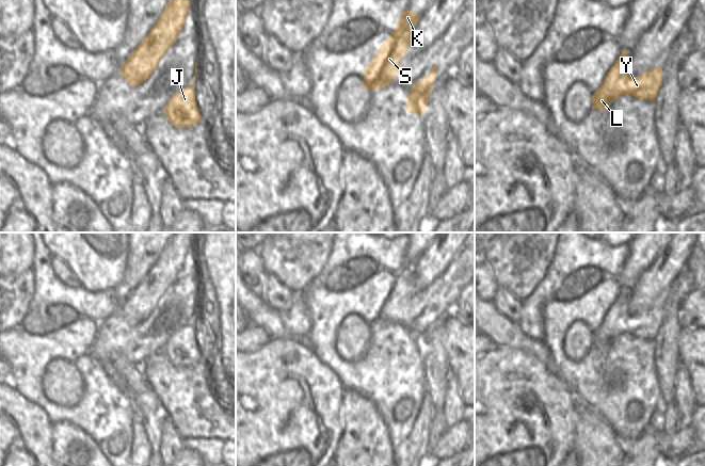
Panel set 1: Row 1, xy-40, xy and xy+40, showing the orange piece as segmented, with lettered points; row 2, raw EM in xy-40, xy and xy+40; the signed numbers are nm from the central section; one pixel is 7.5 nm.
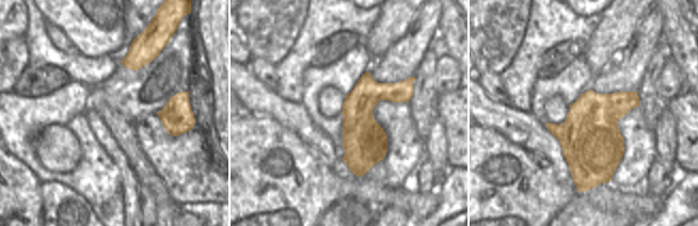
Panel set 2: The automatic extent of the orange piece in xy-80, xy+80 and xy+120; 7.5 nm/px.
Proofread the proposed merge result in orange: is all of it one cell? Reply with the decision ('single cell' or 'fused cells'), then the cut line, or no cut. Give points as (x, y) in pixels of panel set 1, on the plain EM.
fused cells | xy (418, 321), (417, 330), (409, 333)

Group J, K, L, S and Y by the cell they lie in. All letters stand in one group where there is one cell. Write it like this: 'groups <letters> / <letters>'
groups J / K L S Y

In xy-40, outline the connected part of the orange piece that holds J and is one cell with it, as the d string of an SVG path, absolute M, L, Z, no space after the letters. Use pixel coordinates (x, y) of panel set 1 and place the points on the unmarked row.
M195 314L193 324L188 324L174 333L163 349L163 352L175 367L190 367L203 357L195 340L194 324Z

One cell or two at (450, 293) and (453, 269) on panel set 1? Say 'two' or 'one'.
two

